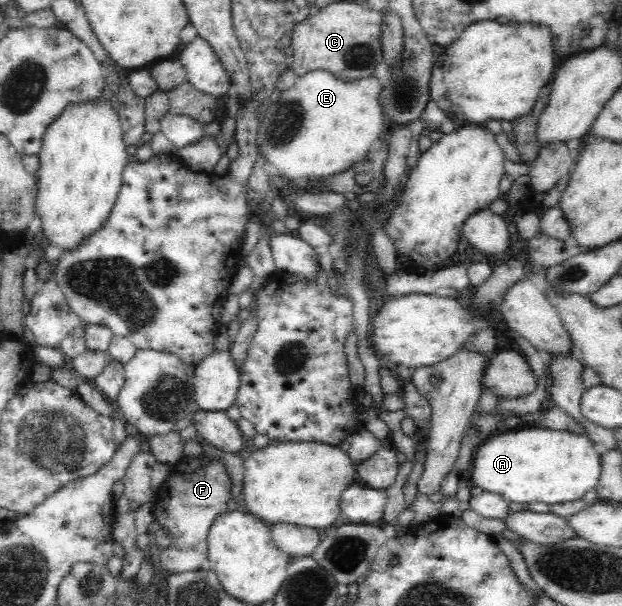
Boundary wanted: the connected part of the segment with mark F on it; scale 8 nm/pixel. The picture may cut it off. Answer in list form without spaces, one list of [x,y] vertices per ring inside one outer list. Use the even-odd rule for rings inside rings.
[[[202,452],[183,455],[151,499],[155,520],[168,529],[173,542],[160,555],[160,563],[171,572],[189,572],[207,566],[207,535],[214,521],[226,510],[232,494],[232,480],[222,460],[214,460]]]

